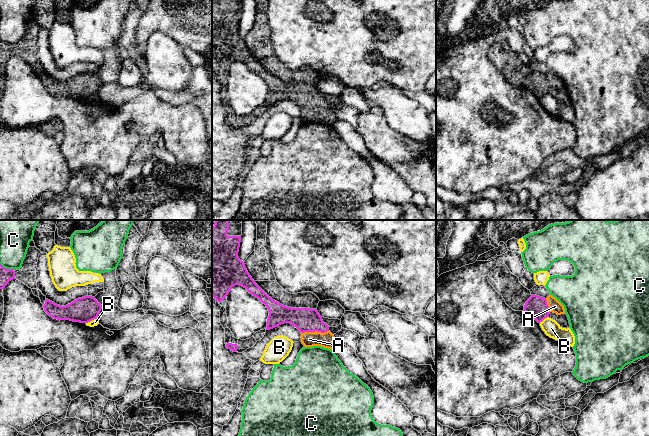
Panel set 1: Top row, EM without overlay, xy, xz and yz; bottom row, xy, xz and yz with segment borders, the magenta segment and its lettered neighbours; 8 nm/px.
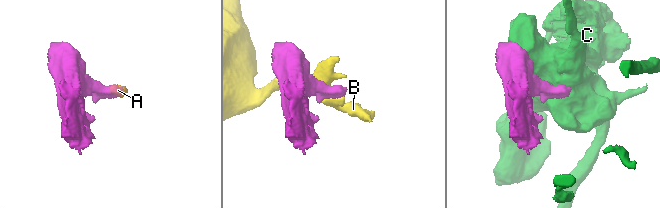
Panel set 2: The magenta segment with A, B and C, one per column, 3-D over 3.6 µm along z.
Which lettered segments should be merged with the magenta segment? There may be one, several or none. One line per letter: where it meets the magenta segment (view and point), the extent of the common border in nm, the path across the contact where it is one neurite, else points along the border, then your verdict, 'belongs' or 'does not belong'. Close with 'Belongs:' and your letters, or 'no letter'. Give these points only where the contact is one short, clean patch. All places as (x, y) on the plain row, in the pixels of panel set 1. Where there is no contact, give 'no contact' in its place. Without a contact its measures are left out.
A: meets magenta in xz at (314, 107); contact 220 nm long; runs through xz (304, 95), (314, 107), (309, 115); belongs
B: meets magenta in xy at (91, 96); contact 100 nm long; does not belong
C: meets magenta in xy at (7, 45); contact 130 nm long; does not belong
Belongs: A

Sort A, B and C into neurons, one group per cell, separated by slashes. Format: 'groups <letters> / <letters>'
groups A / B / C

